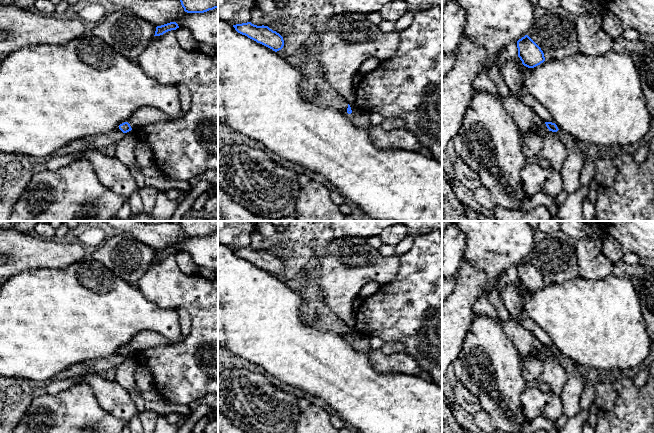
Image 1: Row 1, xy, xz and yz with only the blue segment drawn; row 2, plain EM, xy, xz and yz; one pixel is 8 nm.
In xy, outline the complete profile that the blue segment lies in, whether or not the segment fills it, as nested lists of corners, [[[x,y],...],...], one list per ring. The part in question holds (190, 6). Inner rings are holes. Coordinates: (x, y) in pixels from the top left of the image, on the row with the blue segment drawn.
[[[180,0],[187,13],[204,13],[218,8],[218,0]]]

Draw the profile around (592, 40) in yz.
[[[592,14],[575,18],[579,52],[584,55],[600,56],[613,50],[613,39],[601,28]]]

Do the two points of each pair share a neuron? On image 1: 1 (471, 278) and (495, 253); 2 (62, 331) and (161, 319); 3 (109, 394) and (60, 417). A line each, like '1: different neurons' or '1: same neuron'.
1: different neurons
2: same neuron
3: different neurons

